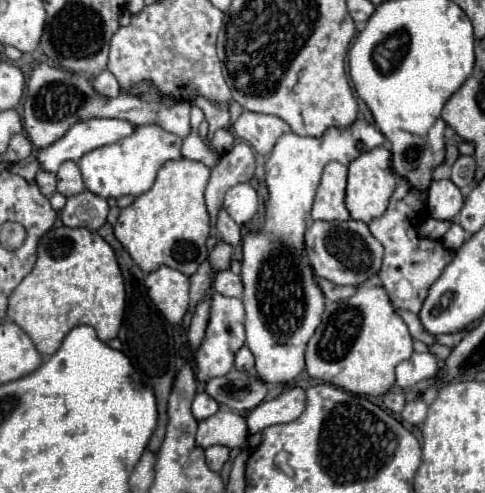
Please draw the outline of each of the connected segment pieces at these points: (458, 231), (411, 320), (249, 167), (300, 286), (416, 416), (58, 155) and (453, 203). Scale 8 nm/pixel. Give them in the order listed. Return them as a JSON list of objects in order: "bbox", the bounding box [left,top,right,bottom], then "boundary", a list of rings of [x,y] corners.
[{"bbox":[442,223,466,251],"boundary":[[[452,223],[452,227],[446,231],[446,235],[442,237],[442,245],[448,249],[448,251],[456,251],[466,239],[466,233],[464,229],[458,225],[458,223]]]},{"bbox":[396,309,436,345],"boundary":[[[396,309],[396,312],[407,324],[409,332],[414,339],[418,339],[426,343],[427,345],[432,345],[436,343],[434,336],[430,335],[423,329],[418,316],[401,309]]]},{"bbox":[206,141,254,225],"boundary":[[[234,141],[232,149],[222,153],[220,165],[212,169],[212,181],[208,181],[206,187],[206,205],[212,217],[212,225],[214,217],[222,207],[224,193],[236,183],[250,181],[252,177],[254,177],[254,155],[250,151],[250,145],[246,145],[244,141]]]},{"bbox":[242,119,384,383],"boundary":[[[358,119],[350,129],[328,129],[322,137],[300,137],[296,133],[286,133],[278,139],[272,155],[266,161],[266,187],[268,187],[268,201],[266,201],[266,219],[264,227],[258,233],[248,233],[242,239],[242,283],[244,283],[244,297],[242,303],[246,307],[246,345],[256,357],[256,375],[266,383],[278,381],[292,381],[304,369],[304,353],[306,343],[312,337],[318,321],[324,313],[326,297],[318,283],[314,281],[314,273],[310,263],[304,259],[304,231],[306,219],[312,209],[312,201],[320,183],[322,169],[330,161],[342,161],[348,165],[362,153],[380,147],[384,143],[384,135],[374,127],[368,125],[364,119]]]},{"bbox":[400,399,428,425],"boundary":[[[416,399],[412,403],[406,403],[406,407],[400,415],[404,421],[408,421],[412,425],[420,425],[426,419],[426,411],[428,411],[428,405],[422,399]]]},{"bbox":[36,119,134,173],"boundary":[[[88,119],[72,125],[64,137],[44,147],[36,161],[42,171],[56,173],[62,161],[80,161],[84,153],[118,143],[134,131],[134,125],[122,119]]]},{"bbox":[426,181,464,221],"boundary":[[[434,181],[428,199],[426,199],[426,209],[428,215],[438,219],[438,221],[454,221],[454,217],[460,213],[464,205],[460,189],[452,181]]]}]

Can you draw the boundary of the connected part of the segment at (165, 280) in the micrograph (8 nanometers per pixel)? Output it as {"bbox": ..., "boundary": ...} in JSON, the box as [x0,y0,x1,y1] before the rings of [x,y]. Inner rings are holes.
{"bbox":[144,267,190,325],"boundary":[[[160,267],[146,277],[144,285],[162,315],[172,325],[182,323],[190,307],[190,279],[176,269]]]}

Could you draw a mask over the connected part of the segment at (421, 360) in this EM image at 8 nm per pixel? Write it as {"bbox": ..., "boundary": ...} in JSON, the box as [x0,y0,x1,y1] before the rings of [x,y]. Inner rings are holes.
{"bbox":[396,353,438,389],"boundary":[[[414,353],[410,359],[396,367],[396,385],[400,389],[414,387],[424,379],[432,379],[438,373],[438,359],[432,353]]]}

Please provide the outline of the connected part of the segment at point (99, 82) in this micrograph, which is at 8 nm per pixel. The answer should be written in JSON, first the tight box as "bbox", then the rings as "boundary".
{"bbox":[94,69,120,97],"boundary":[[[104,69],[96,79],[94,79],[94,89],[100,93],[100,95],[106,95],[106,97],[116,97],[120,93],[120,85],[116,81],[116,77]]]}

